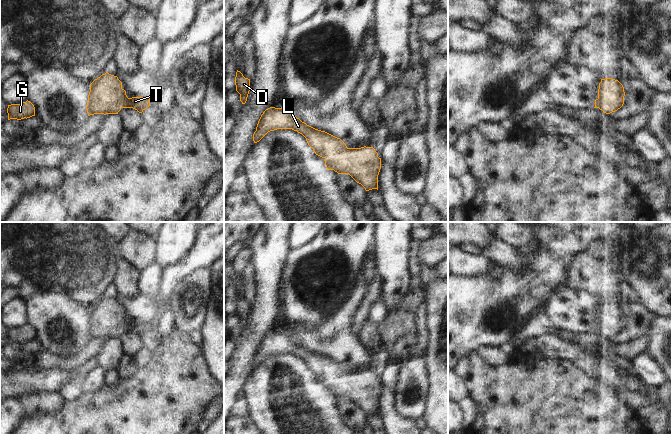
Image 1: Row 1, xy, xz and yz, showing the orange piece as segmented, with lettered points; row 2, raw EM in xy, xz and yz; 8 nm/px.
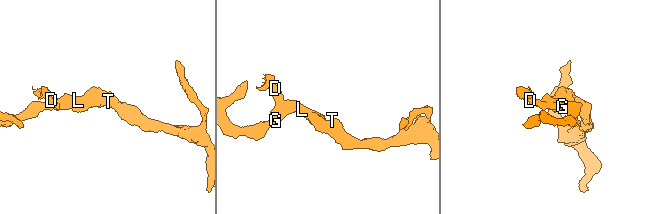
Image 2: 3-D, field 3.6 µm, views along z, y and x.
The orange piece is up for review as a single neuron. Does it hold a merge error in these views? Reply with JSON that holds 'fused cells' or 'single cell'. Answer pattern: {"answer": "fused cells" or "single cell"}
{"answer": "single cell"}

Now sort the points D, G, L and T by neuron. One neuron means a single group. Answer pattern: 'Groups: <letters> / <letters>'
Groups: D G L T

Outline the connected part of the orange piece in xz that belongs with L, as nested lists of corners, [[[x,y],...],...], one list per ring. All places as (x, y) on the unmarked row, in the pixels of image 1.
[[[275,331],[261,339],[253,358],[254,367],[277,353],[292,353],[302,358],[315,378],[325,383],[328,394],[349,398],[366,415],[378,414],[381,382],[373,371],[348,372],[340,362],[307,349],[287,332]]]

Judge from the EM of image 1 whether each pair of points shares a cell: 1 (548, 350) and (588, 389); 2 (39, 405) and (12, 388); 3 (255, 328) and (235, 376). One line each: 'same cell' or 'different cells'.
1: different cells
2: different cells
3: same cell

